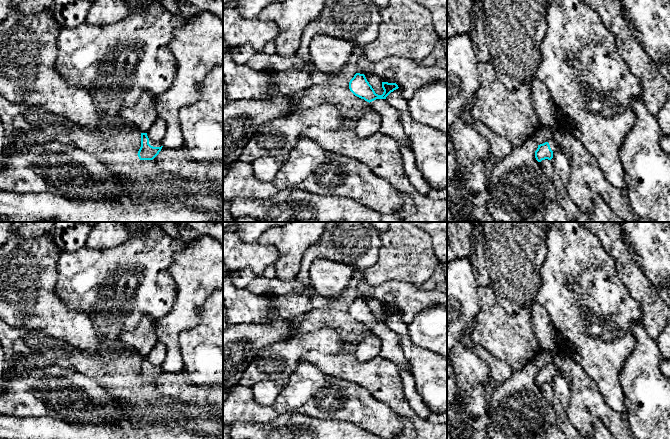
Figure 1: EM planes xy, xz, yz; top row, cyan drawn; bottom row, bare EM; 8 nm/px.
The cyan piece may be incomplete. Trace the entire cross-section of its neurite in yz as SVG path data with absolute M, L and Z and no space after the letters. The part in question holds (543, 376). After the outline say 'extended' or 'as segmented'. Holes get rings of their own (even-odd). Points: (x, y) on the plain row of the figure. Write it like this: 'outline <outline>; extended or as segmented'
outline M551 363L548 366L538 369L535 375L535 382L538 386L545 383L551 384L553 382L553 377L559 373L559 368L554 363Z; extended

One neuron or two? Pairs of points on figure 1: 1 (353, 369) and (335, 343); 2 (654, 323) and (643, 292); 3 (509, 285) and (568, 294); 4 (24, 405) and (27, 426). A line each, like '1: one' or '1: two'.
1: two
2: one
3: two
4: two

